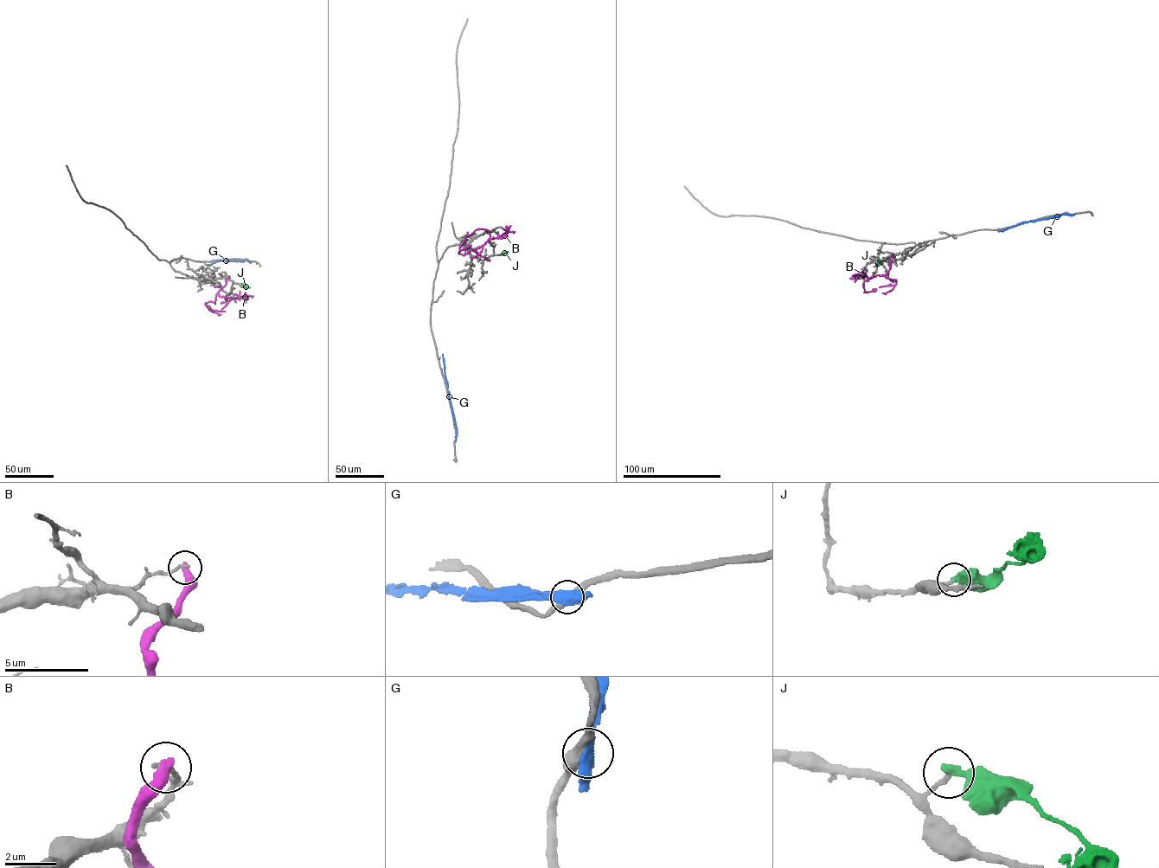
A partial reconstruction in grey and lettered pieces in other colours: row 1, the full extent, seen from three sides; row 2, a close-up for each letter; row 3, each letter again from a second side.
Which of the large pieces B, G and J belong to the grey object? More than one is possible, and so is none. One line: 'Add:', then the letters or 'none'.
Add: none

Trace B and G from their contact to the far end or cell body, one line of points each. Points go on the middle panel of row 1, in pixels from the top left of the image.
B: (489, 260), (476, 250), (489, 241), (489, 232), (477, 229), (468, 235), (468, 232)
G: (456, 440), (457, 427), (443, 354)

